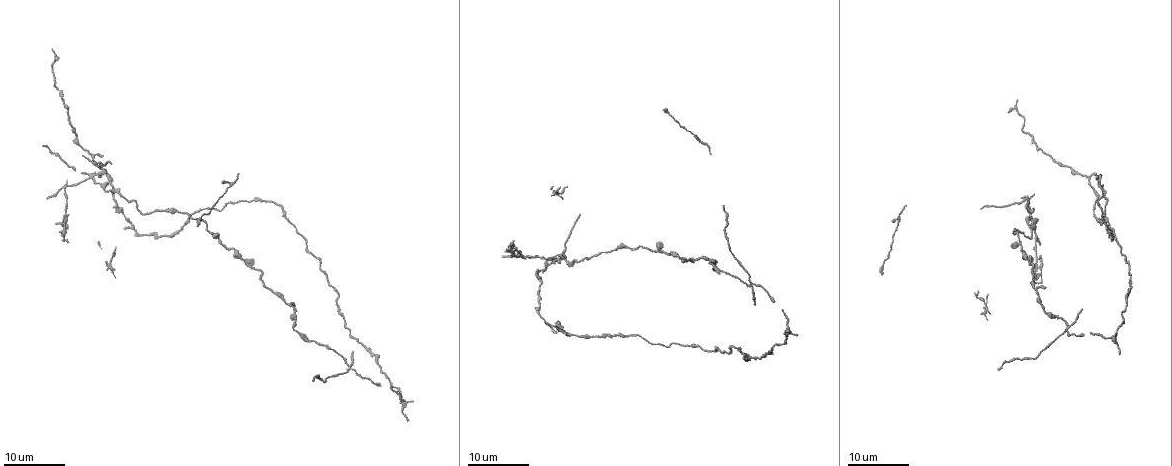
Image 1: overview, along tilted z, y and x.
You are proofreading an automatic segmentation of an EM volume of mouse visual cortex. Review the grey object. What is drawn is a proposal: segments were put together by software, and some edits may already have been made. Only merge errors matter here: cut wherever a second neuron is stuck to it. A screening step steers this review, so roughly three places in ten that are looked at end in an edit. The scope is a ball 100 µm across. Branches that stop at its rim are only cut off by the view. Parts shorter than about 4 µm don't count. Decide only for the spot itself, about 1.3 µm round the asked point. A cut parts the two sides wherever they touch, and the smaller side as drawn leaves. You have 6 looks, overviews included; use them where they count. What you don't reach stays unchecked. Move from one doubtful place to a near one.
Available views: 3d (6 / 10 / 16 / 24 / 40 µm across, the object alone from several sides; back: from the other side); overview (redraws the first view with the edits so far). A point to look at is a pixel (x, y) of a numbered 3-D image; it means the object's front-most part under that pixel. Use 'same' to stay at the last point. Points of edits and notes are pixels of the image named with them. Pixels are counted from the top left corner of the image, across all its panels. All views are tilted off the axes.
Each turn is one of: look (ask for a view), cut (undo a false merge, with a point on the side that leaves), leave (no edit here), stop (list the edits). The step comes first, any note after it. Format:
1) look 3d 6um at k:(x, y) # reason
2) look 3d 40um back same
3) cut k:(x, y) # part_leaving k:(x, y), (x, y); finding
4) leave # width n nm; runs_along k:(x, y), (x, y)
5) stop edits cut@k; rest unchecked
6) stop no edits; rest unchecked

look 3d 24um at 1:(285, 302) # calibre changes

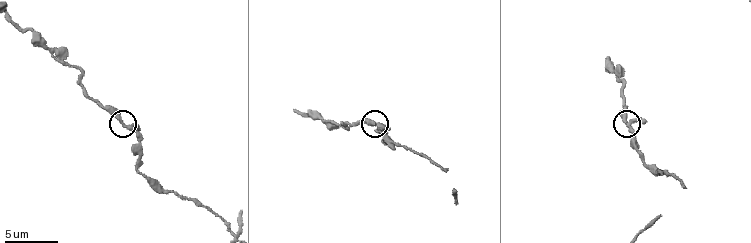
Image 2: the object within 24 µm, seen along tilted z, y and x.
look 3d 10um at 2:(120, 123)

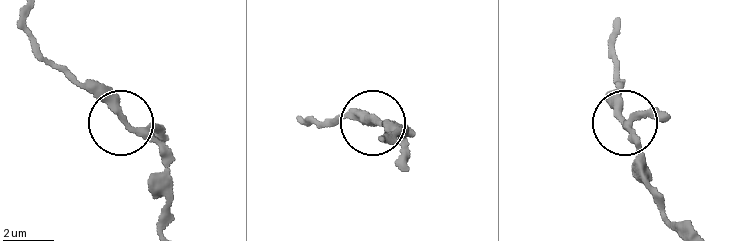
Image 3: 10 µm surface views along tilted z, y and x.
look 3d 6um at 3:(127, 121)

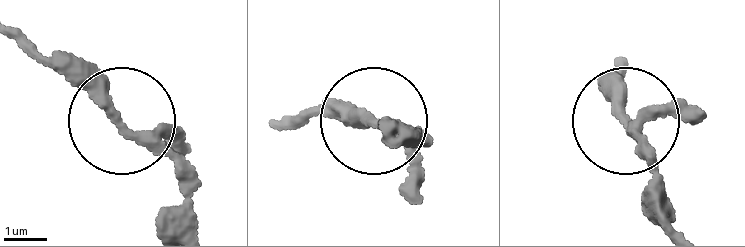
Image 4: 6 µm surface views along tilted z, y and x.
leave # runs_along 4:(673, 222), (615, 64); continuous, no second neuron

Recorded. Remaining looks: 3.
look 3d 16um at 1:(349, 368) # looks like a crossing

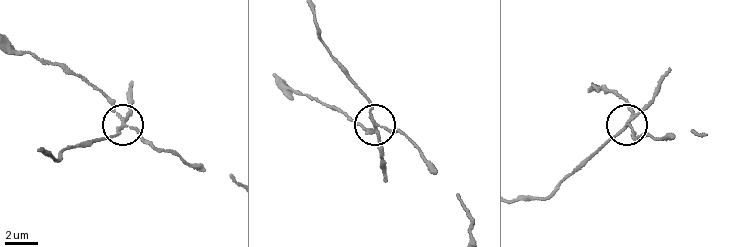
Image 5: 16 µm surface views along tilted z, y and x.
look 3d 6um at 5:(122, 124)

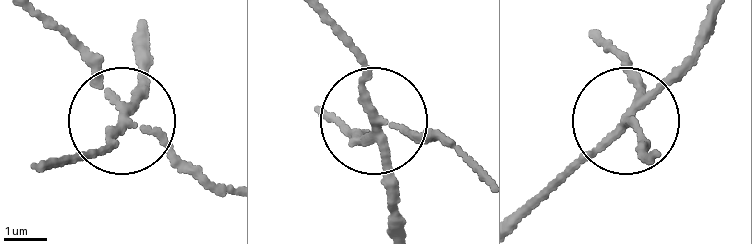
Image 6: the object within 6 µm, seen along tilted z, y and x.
cut 6:(146, 91) # arms 4; part_leaving 6:(123, 118), (109, 141), (66, 160); two neurons meet here

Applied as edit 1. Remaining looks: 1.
stop edits cut@6; rest unchecked

